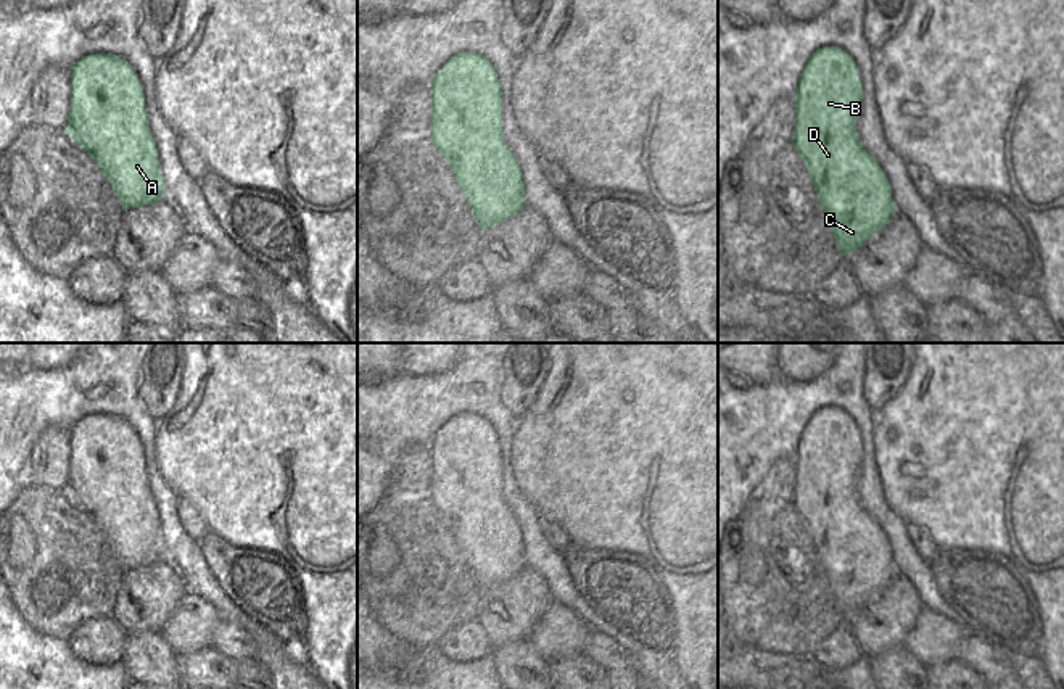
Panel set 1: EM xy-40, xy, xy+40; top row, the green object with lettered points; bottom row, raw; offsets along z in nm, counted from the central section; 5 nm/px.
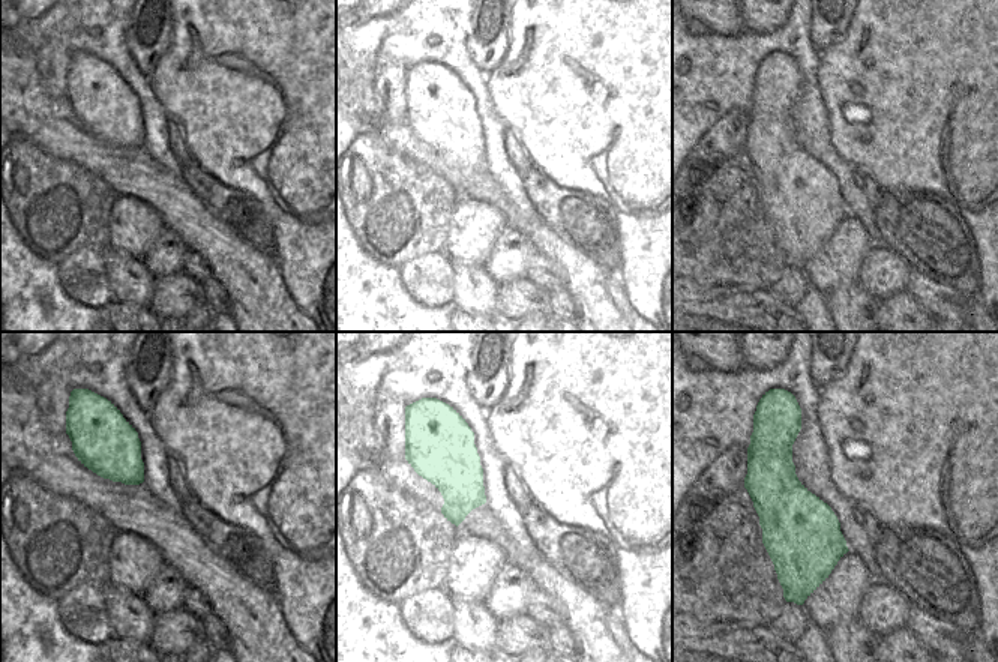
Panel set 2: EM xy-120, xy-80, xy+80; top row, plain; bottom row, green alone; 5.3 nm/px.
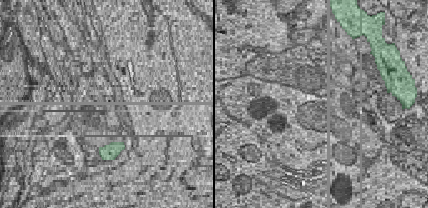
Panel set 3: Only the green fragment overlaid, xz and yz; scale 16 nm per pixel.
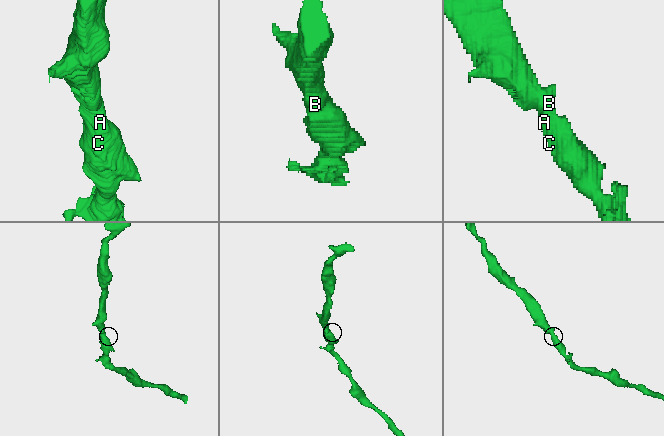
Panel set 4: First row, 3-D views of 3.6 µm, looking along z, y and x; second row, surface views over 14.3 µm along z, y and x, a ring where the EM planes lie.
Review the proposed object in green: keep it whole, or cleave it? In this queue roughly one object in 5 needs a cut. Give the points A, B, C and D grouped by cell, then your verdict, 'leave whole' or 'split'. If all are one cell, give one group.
groups A B C D; leave whole

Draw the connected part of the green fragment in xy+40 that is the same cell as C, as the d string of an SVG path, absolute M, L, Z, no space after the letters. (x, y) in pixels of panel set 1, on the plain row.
M823 407L808 419L795 451L792 505L805 522L842 617L895 576L892 547L856 496L861 460L860 431L845 411Z

